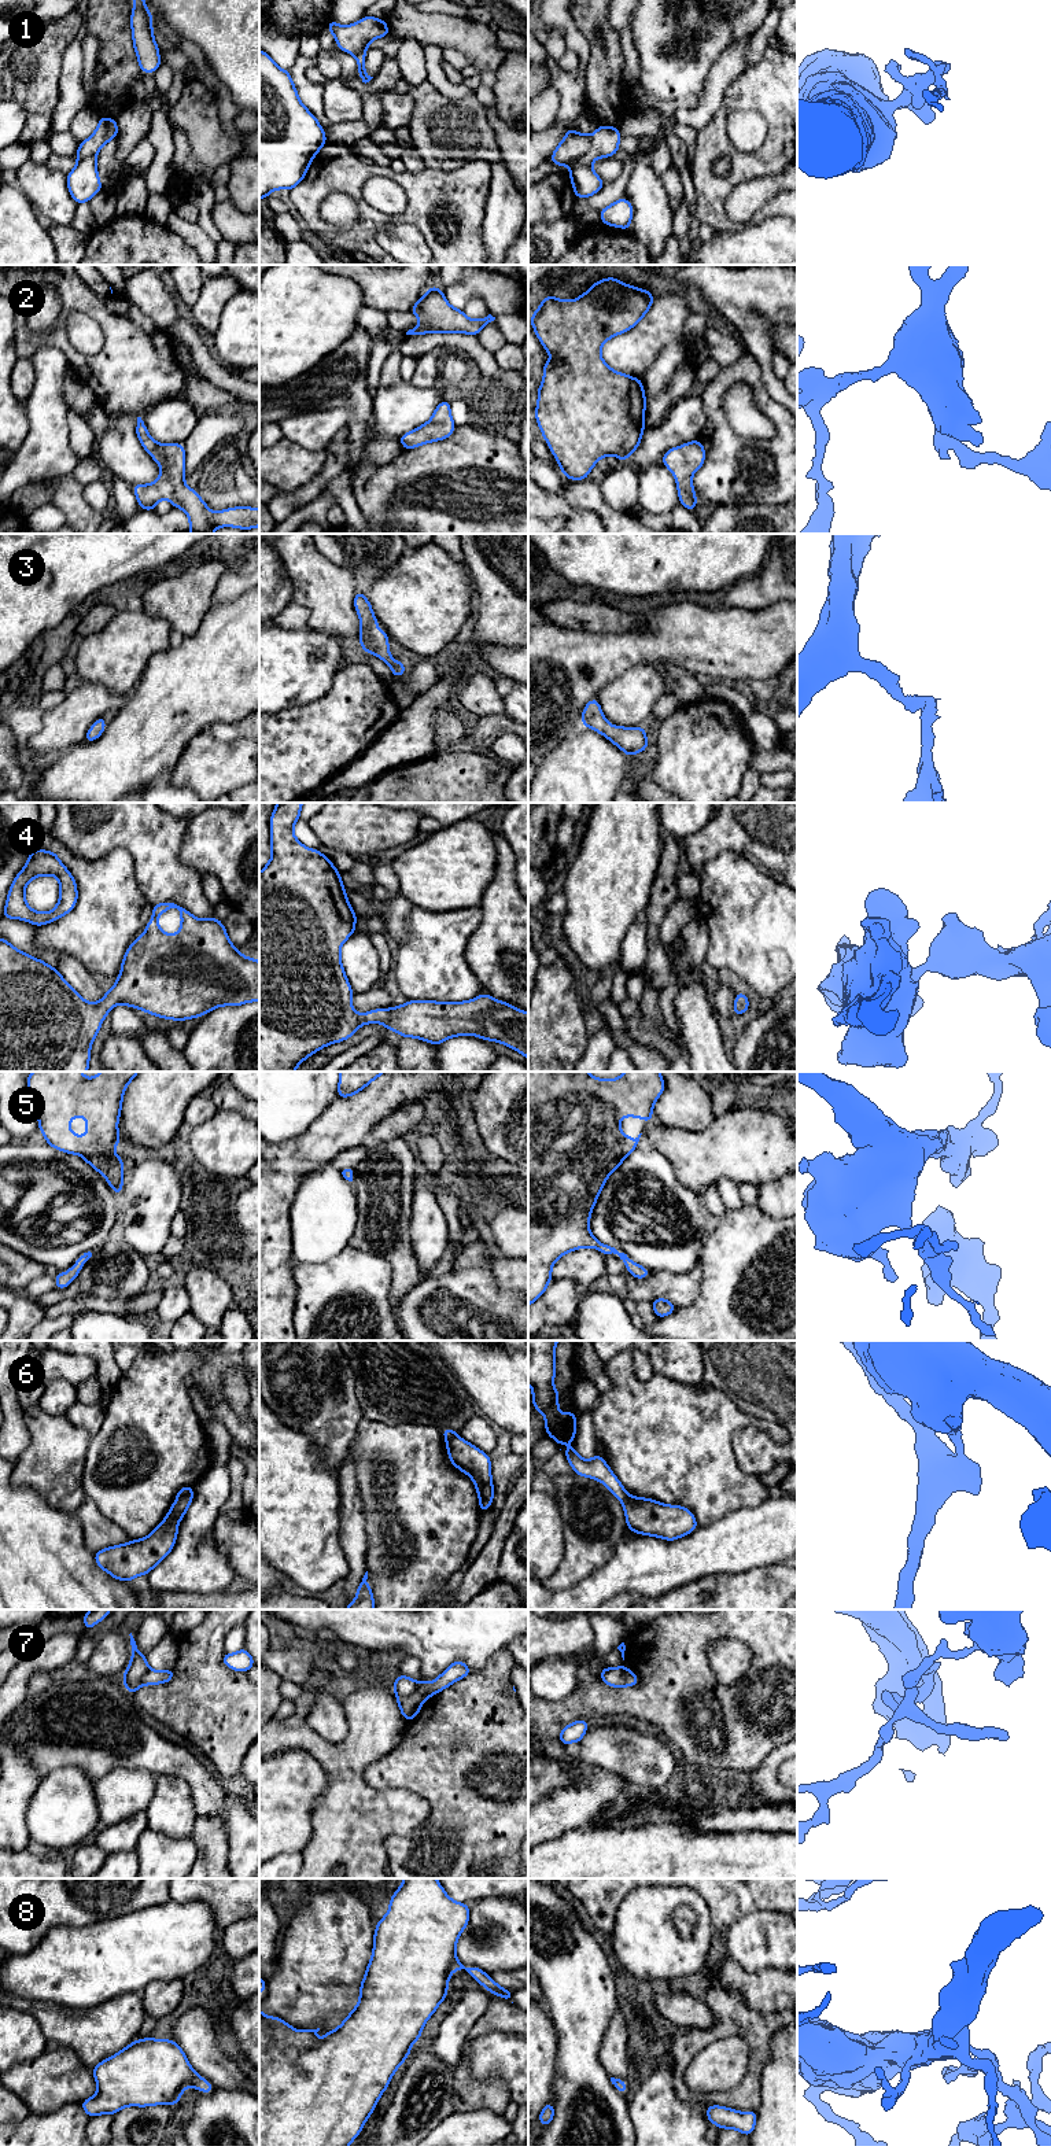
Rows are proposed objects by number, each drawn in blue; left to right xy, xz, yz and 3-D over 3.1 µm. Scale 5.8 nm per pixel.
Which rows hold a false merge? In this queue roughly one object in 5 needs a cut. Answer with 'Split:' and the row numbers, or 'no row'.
Split: 1, 6, 7

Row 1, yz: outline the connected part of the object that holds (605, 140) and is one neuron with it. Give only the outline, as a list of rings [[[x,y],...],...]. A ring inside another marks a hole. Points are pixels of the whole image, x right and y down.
[[[600,125],[590,139],[590,151],[579,158],[568,173],[578,199],[593,196],[604,187],[605,182],[590,166],[597,158],[615,155],[622,136],[617,128]]]

